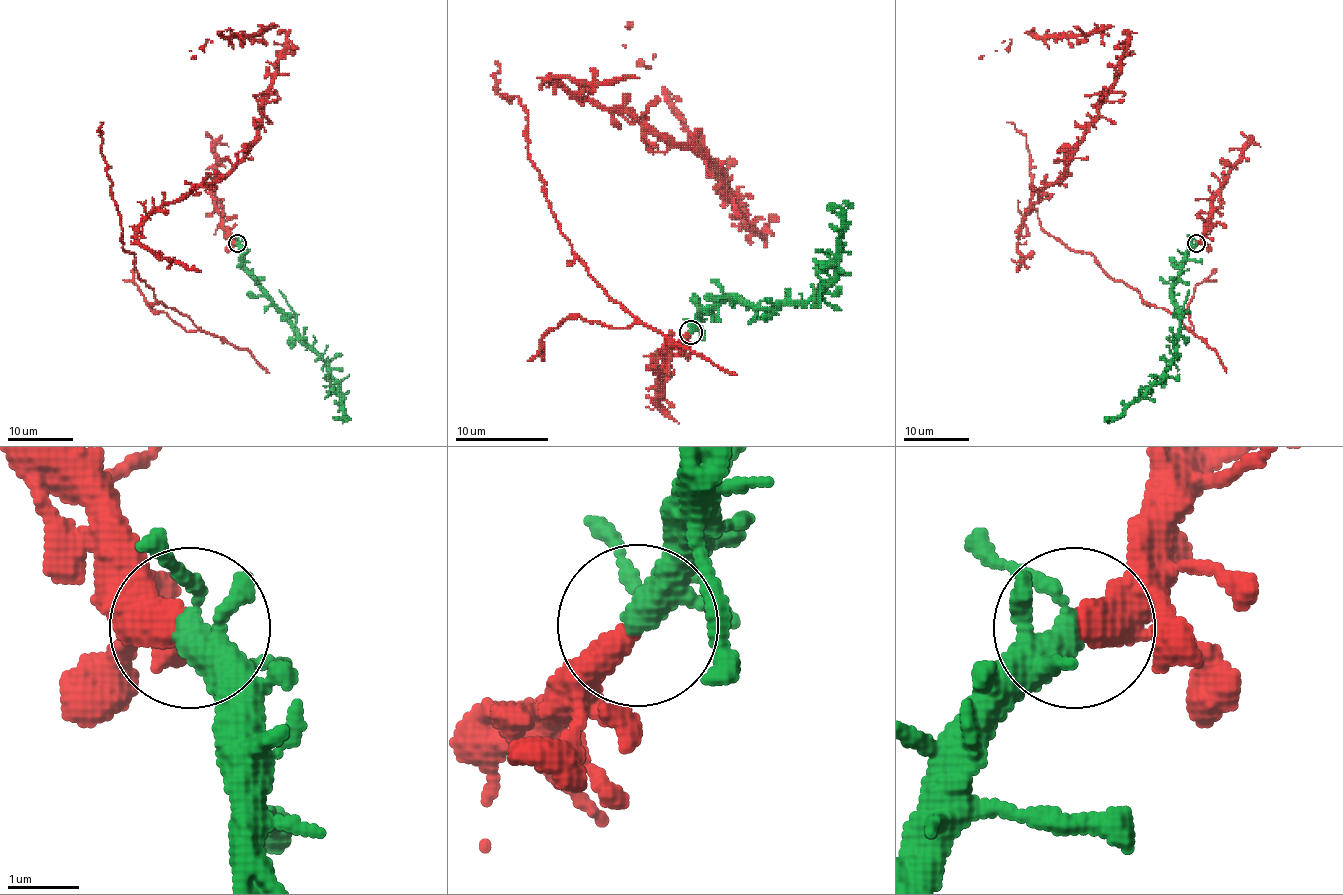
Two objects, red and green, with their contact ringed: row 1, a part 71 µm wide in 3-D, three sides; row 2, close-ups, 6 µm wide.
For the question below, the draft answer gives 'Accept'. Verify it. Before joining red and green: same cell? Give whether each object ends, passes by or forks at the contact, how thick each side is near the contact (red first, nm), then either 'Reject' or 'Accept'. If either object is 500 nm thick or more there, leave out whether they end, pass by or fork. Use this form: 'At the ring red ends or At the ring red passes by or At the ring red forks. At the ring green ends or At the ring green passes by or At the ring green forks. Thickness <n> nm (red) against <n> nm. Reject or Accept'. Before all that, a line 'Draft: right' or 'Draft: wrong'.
Draft: right
At the ring red ends. At the ring green forks. Thickness 460 nm (red) against 280 nm. Accept

